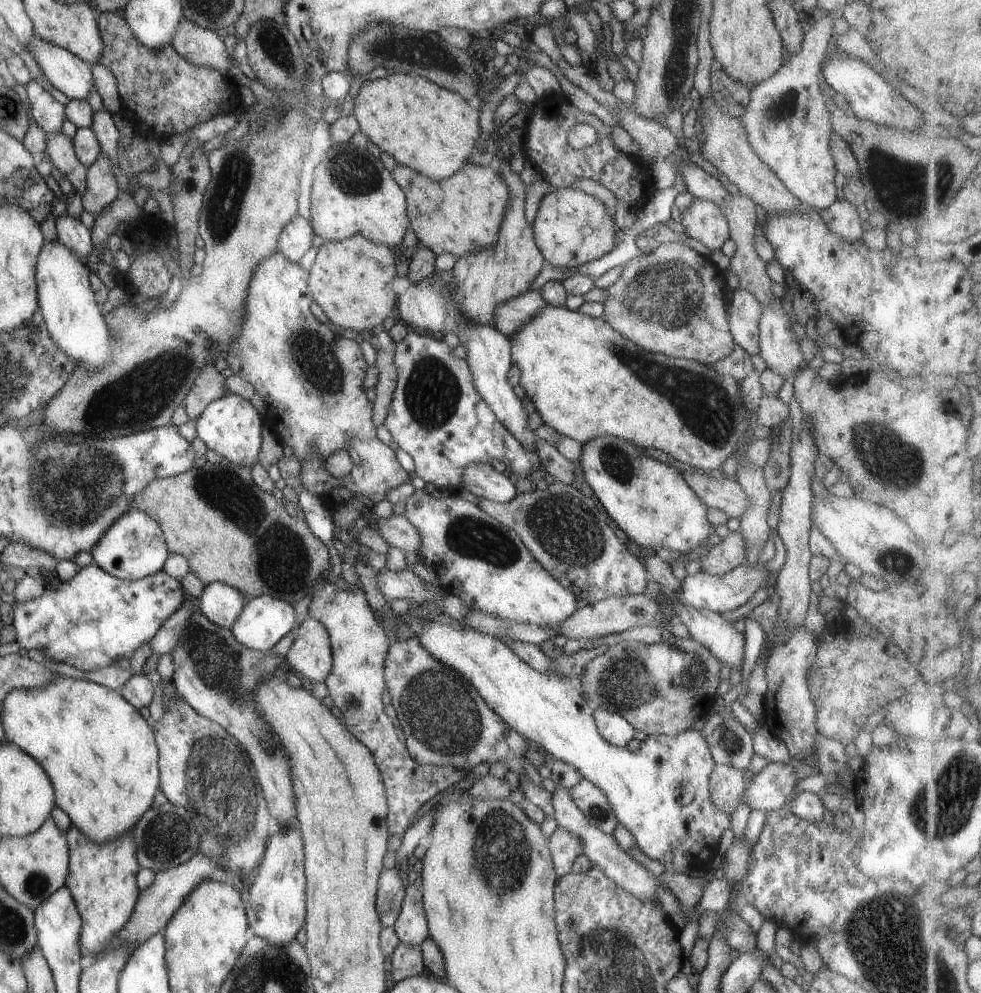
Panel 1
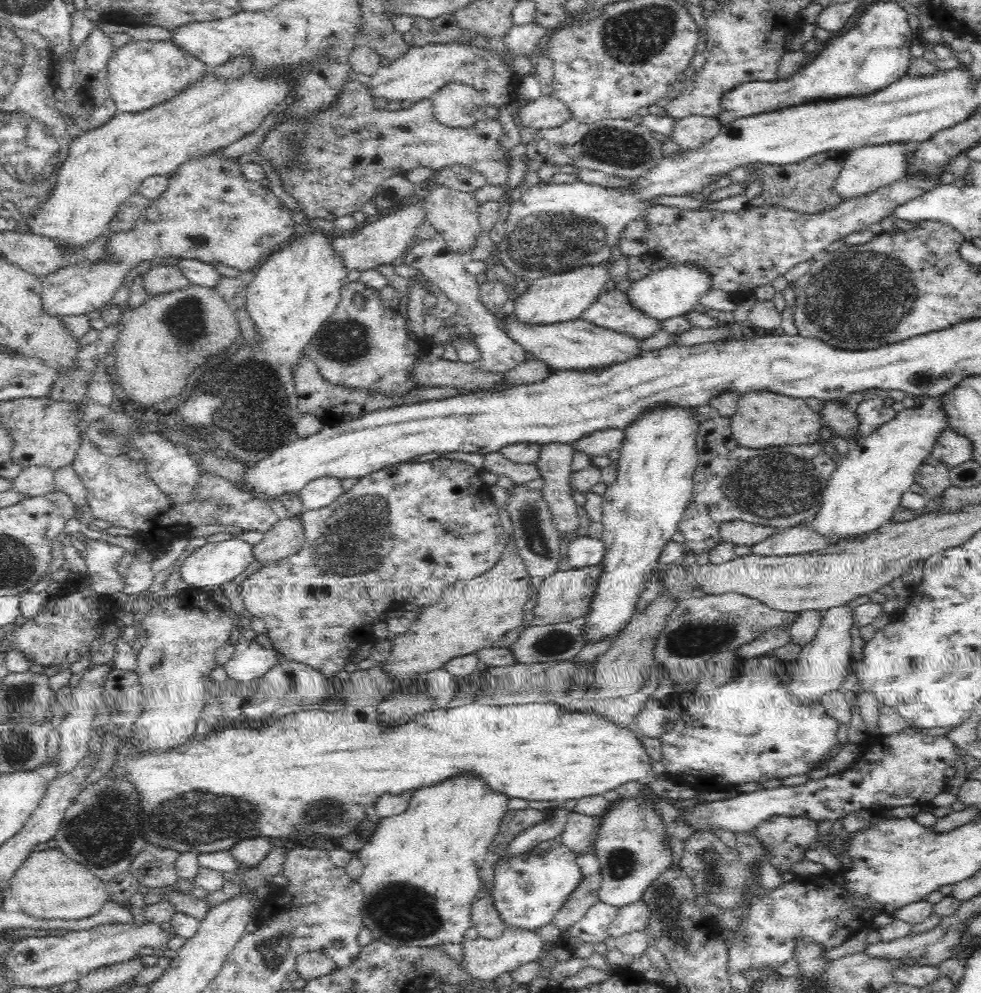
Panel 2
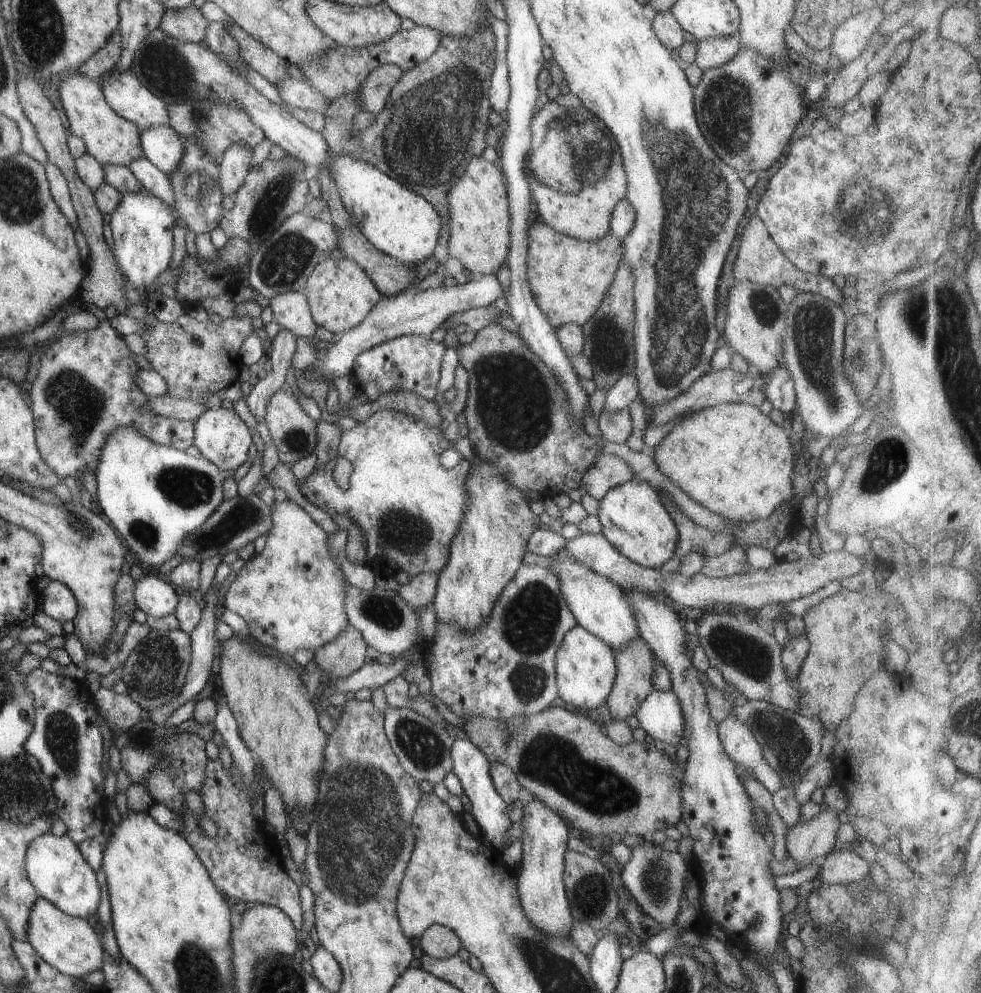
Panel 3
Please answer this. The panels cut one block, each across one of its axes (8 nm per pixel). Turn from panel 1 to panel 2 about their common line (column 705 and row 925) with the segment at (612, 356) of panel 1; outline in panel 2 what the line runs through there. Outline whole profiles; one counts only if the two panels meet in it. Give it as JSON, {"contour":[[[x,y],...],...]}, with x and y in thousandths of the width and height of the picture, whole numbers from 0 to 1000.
{"contour":[[[465,779],[459,781],[451,788],[442,789],[440,792],[429,792],[420,797],[420,801],[416,807],[415,815],[410,820],[405,820],[396,824],[388,824],[385,828],[381,839],[377,841],[377,845],[371,850],[366,858],[366,866],[370,870],[370,879],[365,884],[364,888],[370,894],[370,906],[368,912],[368,920],[371,924],[371,933],[374,933],[379,939],[379,945],[398,950],[404,953],[424,953],[438,954],[444,951],[460,951],[471,952],[473,949],[473,939],[479,935],[481,908],[493,899],[493,893],[489,887],[489,875],[493,872],[501,862],[499,854],[506,840],[510,838],[510,830],[518,818],[518,807],[520,803],[506,802],[499,800],[497,796],[502,796],[491,781],[487,779]]]}

